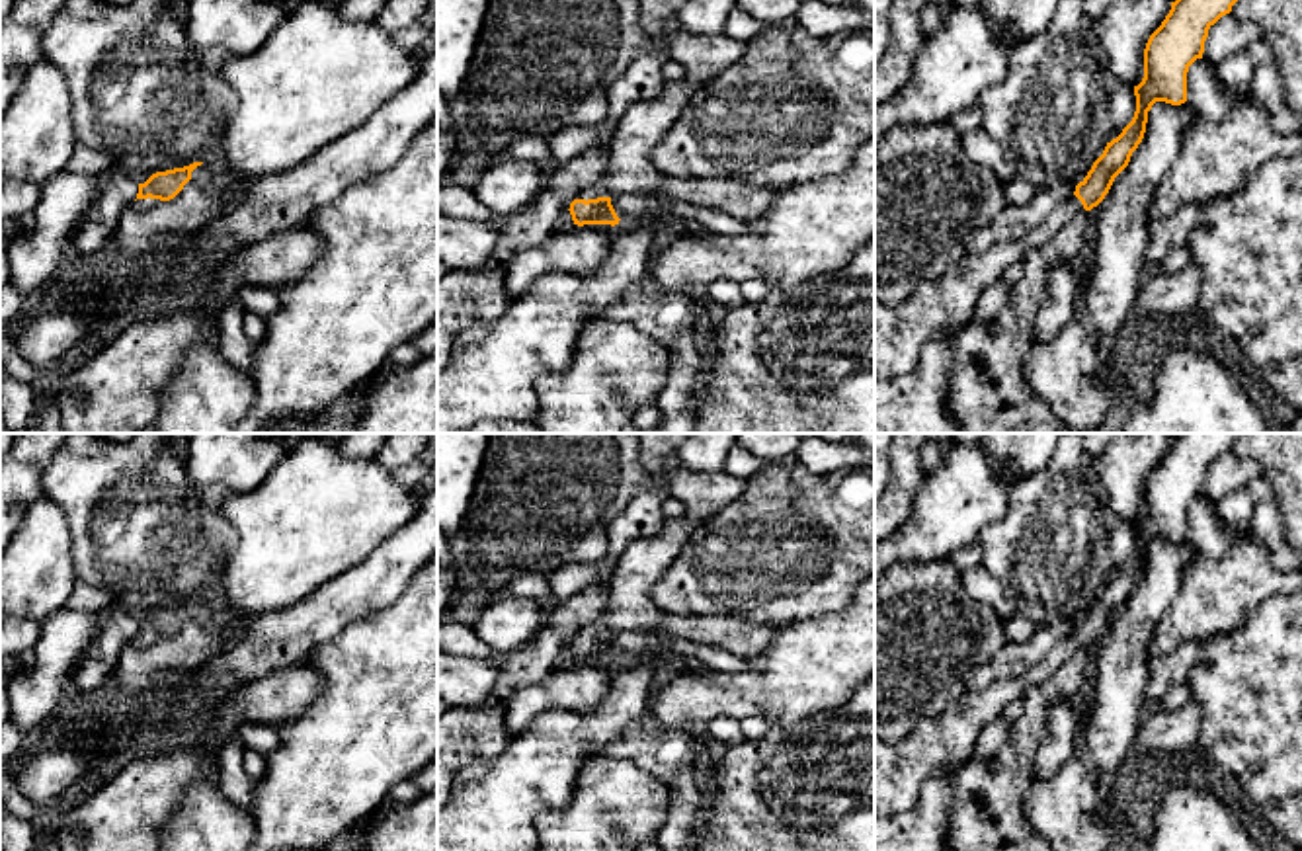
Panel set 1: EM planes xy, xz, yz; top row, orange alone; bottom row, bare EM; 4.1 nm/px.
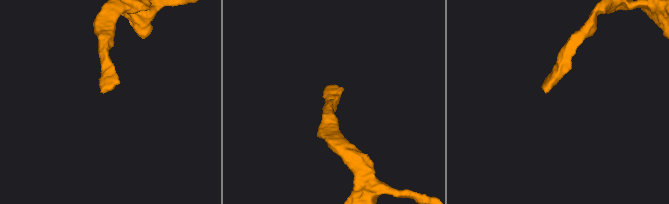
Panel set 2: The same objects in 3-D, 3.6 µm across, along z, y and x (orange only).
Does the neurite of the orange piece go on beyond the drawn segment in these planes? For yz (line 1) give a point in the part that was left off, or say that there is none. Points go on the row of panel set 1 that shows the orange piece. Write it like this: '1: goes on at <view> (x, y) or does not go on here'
1: goes on at yz (947, 303)

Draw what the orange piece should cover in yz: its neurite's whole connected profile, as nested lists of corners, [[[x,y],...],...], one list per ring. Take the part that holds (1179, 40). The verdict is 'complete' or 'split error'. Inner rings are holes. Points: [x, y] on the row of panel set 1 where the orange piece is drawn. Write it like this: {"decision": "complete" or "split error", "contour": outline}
{"decision": "split error", "contour": [[[1175,0],[1161,25],[1144,49],[1144,78],[1134,86],[1136,111],[1122,133],[1107,142],[1074,195],[1023,238],[996,244],[986,252],[966,252],[937,279],[921,283],[910,299],[886,306],[875,299],[875,383],[912,371],[925,344],[974,320],[980,295],[1003,271],[1025,262],[1027,254],[1048,242],[1060,226],[1081,209],[1091,211],[1109,193],[1115,178],[1128,166],[1144,139],[1148,111],[1156,101],[1181,105],[1187,101],[1189,66],[1202,59],[1208,29],[1238,0]]]}

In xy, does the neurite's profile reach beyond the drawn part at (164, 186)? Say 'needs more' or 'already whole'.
needs more

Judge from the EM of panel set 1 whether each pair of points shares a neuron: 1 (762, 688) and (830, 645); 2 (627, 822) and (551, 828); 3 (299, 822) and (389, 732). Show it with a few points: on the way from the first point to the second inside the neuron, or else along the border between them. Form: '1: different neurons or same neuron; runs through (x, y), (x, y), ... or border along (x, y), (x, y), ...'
1: same neuron; runs through (779, 684), (791, 682), (813, 662)
2: same neuron; runs through (608, 822), (600, 828), (570, 828)
3: same neuron; runs through (321, 801), (367, 754)

